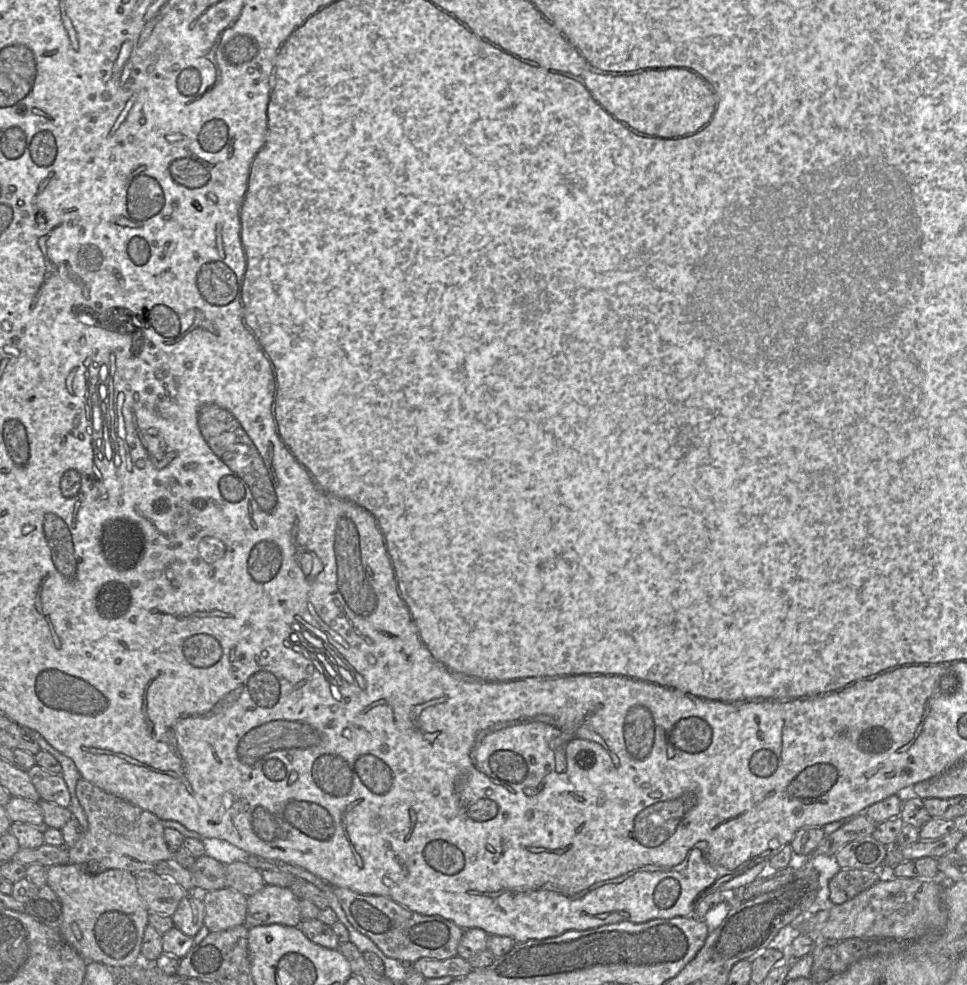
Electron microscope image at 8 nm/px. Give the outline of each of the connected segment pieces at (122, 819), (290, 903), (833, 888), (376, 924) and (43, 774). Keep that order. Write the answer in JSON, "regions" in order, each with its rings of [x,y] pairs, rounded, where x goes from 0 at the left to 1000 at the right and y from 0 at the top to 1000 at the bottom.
{"regions":[[[[84,789],[79,797],[79,808],[92,839],[86,850],[71,860],[71,877],[81,877],[94,887],[117,881],[137,886],[155,883],[178,893],[192,907],[203,905],[196,883],[177,869],[170,851],[171,841],[161,827],[109,804]]],[[[274,898],[255,911],[251,940],[256,944],[280,938],[309,941],[312,936],[309,917],[310,913],[299,902]]],[[[870,882],[857,894],[857,912],[862,918],[871,918],[909,894],[903,883]]],[[[344,901],[359,933],[372,947],[383,952],[401,972],[427,979],[434,973],[460,975],[473,970],[480,944],[454,929],[436,929],[400,910],[373,908],[356,901]]],[[[38,776],[28,785],[43,812],[65,820],[72,819],[73,808],[64,788],[54,786]]]]}

